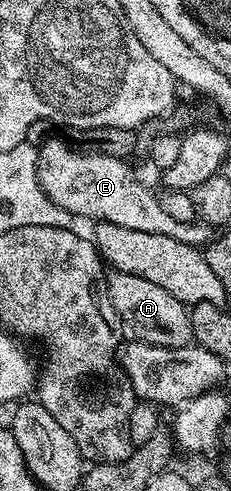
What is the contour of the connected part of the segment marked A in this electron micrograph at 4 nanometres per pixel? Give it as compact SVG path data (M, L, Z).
M107 271L104 276L104 299L112 306L119 321L134 331L135 341L165 348L184 348L193 341L187 305L172 298L168 290L155 286L153 282L144 282L144 278L136 278L136 274Z

